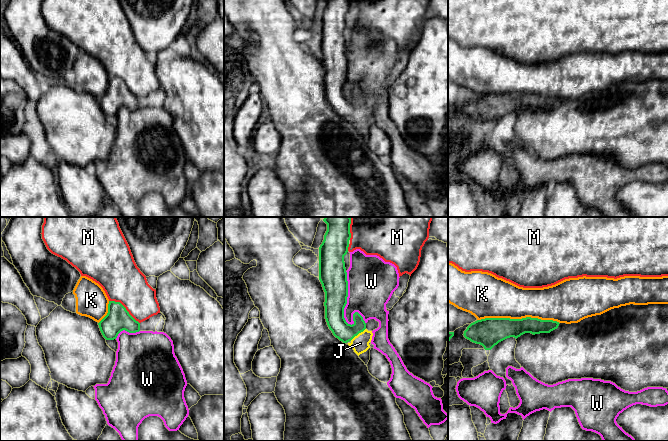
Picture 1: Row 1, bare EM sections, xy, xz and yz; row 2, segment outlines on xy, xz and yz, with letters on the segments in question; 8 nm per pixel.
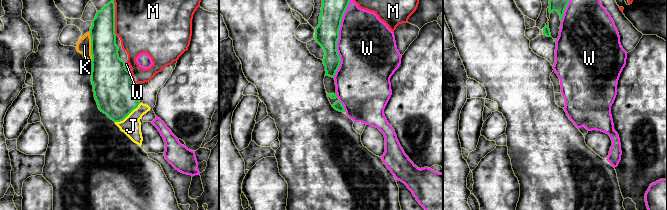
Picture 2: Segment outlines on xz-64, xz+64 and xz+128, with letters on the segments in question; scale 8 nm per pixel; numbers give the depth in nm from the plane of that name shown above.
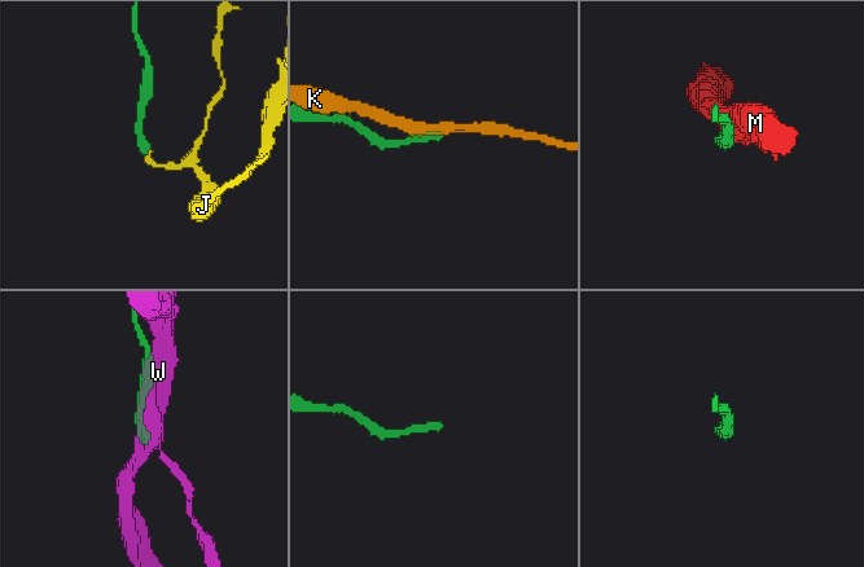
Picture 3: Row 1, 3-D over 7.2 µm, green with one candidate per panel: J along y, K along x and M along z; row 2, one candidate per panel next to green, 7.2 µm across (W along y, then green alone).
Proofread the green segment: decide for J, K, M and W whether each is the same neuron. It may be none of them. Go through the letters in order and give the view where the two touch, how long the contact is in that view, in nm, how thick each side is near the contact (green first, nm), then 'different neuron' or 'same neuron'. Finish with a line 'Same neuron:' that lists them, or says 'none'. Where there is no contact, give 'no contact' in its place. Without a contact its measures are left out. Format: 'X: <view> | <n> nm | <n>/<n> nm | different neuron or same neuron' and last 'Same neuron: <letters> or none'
J: xz | 160 nm | 160/140 nm | same neuron
K: yz | 650 nm | 220/320 nm | different neuron
M: xy | 320 nm | 190/320 nm | different neuron
W: xz | 460 nm | 200/340 nm | different neuron
Same neuron: J

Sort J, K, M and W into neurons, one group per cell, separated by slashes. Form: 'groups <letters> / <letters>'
groups J / K / M / W

